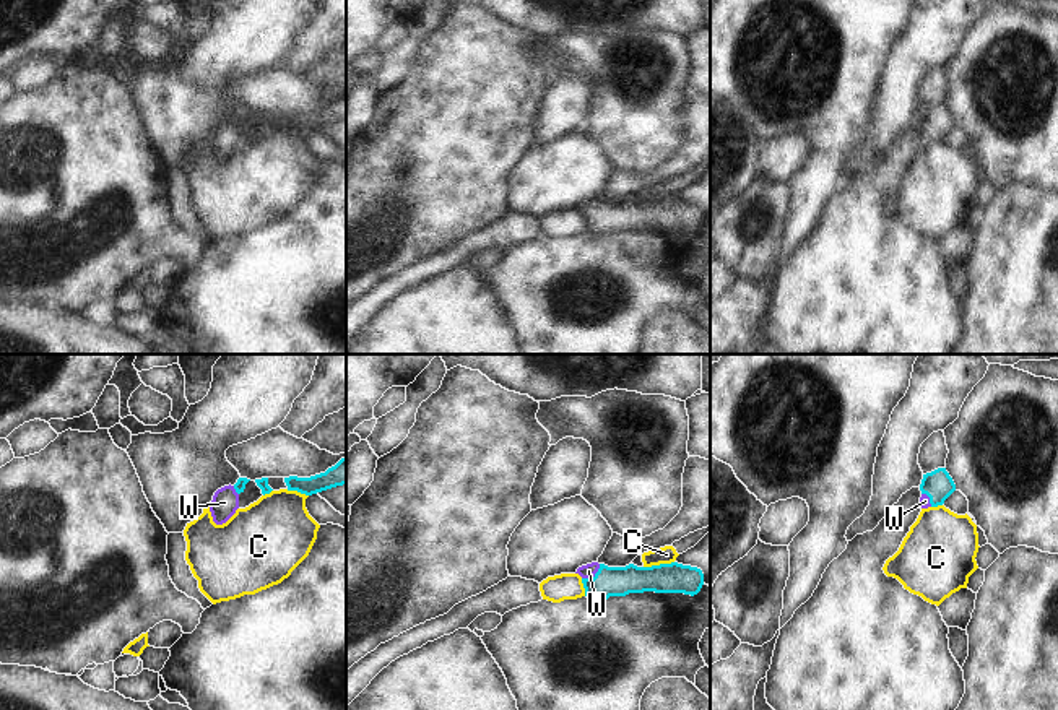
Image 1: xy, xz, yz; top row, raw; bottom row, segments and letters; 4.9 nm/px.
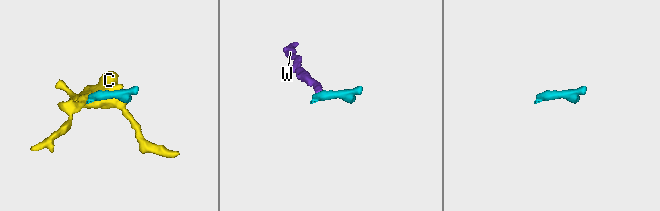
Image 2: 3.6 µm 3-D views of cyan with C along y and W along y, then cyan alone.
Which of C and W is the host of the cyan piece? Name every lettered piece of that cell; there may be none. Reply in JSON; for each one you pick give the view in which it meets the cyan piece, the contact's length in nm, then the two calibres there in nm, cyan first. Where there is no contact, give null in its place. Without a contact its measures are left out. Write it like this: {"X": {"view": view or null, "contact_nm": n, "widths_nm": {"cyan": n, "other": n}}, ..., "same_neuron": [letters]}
{"W": {"view": "xz", "contact_nm": 120, "widths_nm": {"cyan": 140, "other": 70}}, "same_neuron": ["W"]}

